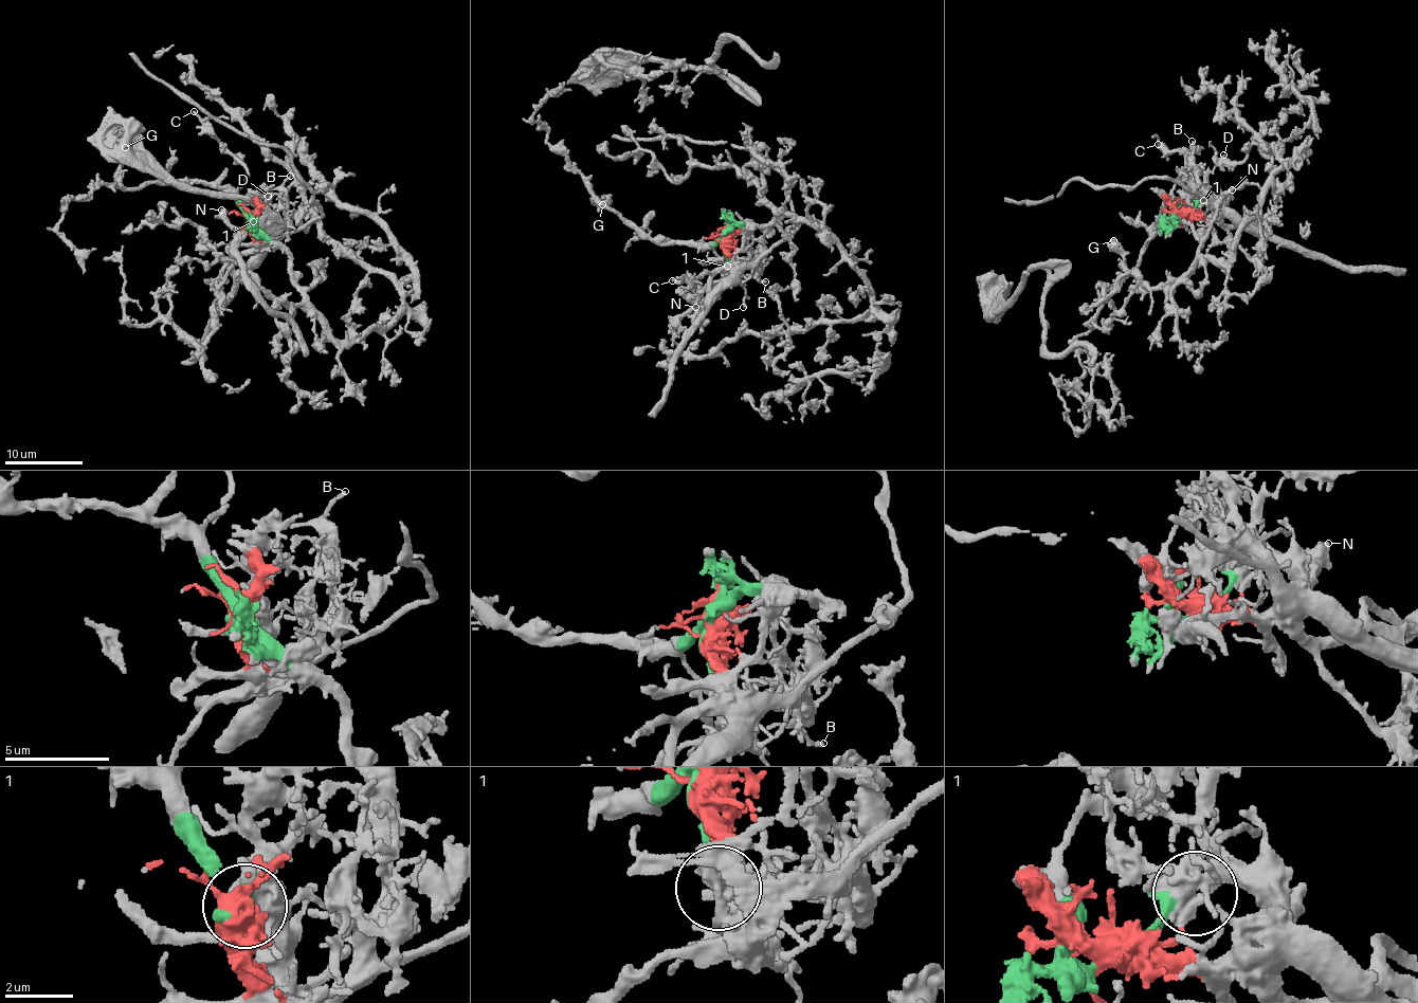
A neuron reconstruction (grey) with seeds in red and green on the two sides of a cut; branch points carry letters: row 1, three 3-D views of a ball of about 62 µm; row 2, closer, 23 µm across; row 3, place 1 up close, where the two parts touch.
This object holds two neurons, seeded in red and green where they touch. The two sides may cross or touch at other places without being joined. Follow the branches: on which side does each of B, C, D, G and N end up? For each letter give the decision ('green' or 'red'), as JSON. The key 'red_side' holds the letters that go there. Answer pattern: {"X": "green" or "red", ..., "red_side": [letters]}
{"B": "red", "C": "green", "D": "red", "G": "green", "N": "red", "red_side": ["B", "D", "N"]}

